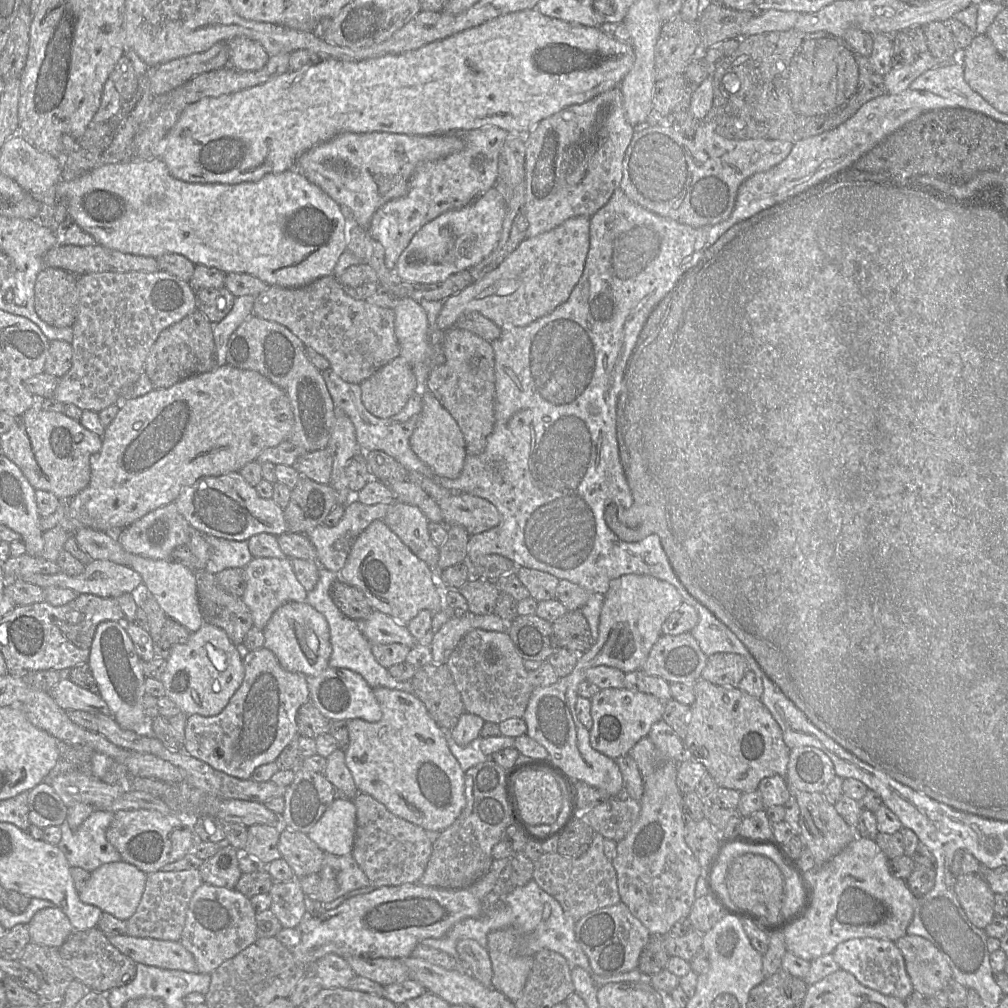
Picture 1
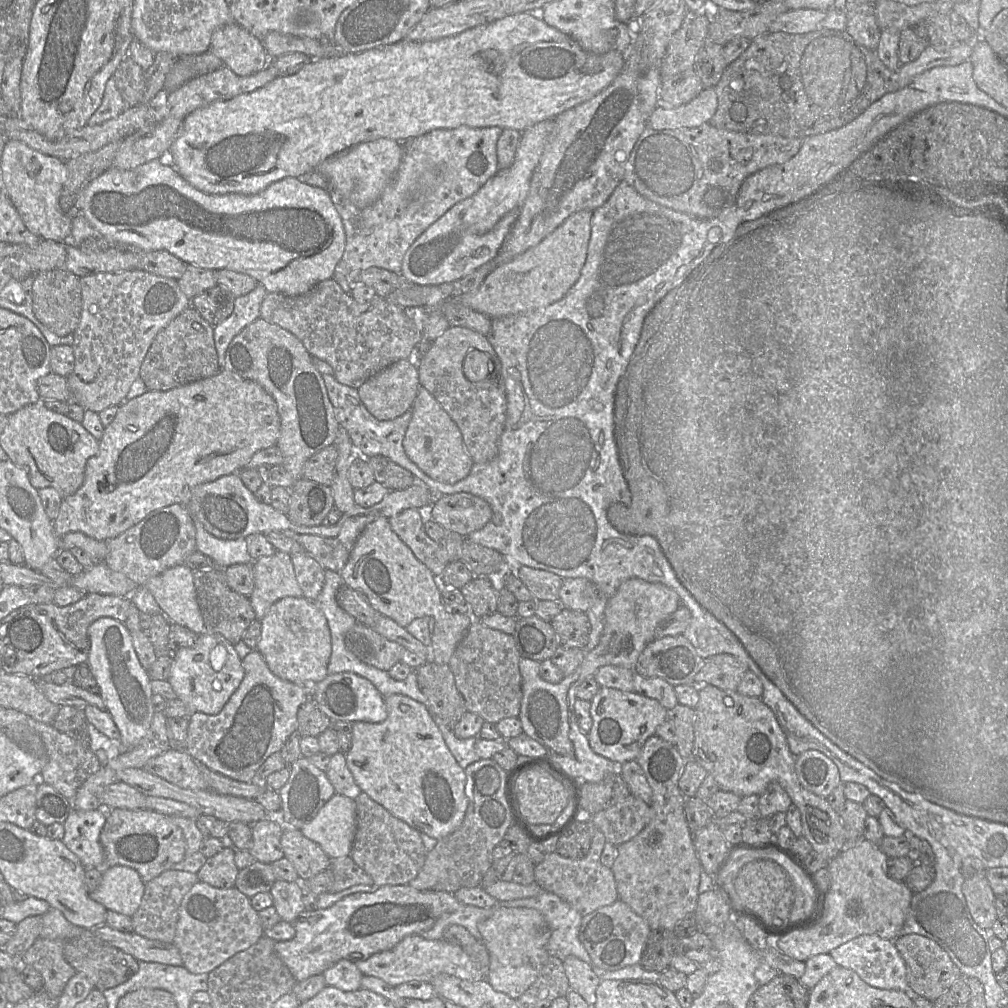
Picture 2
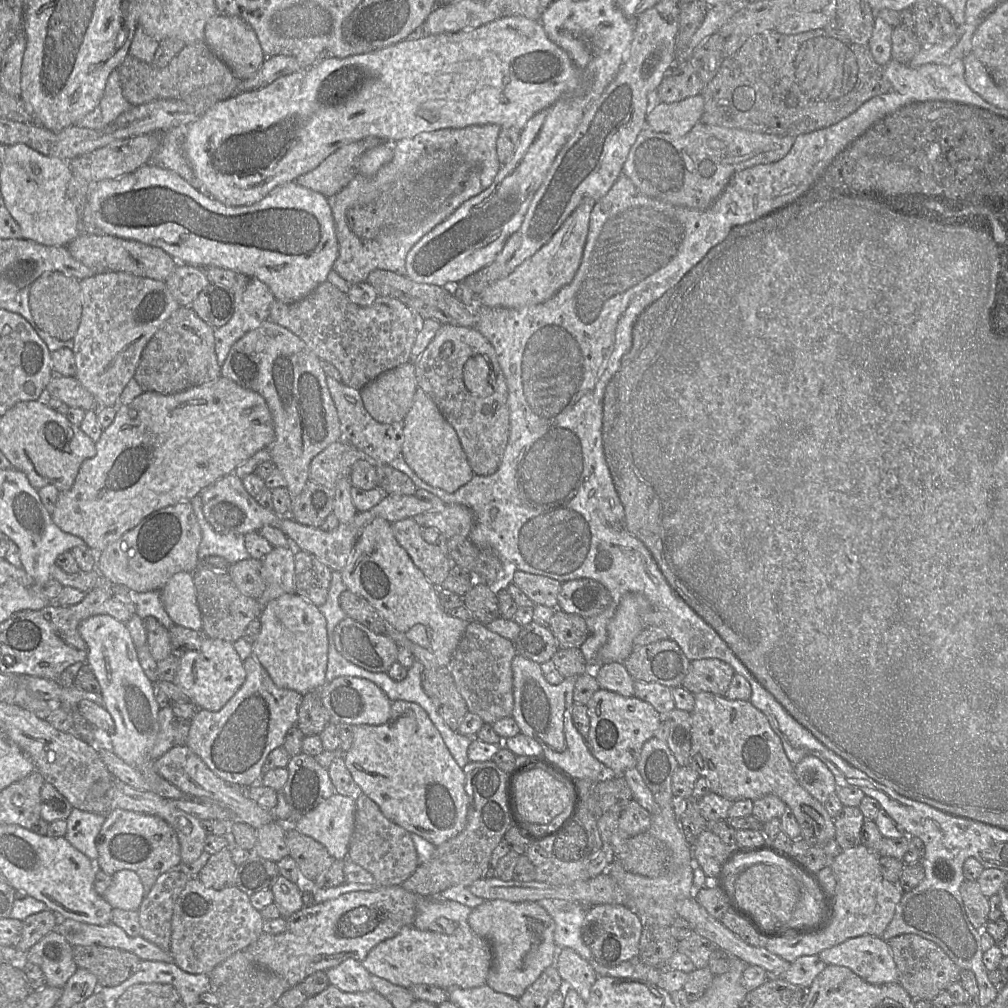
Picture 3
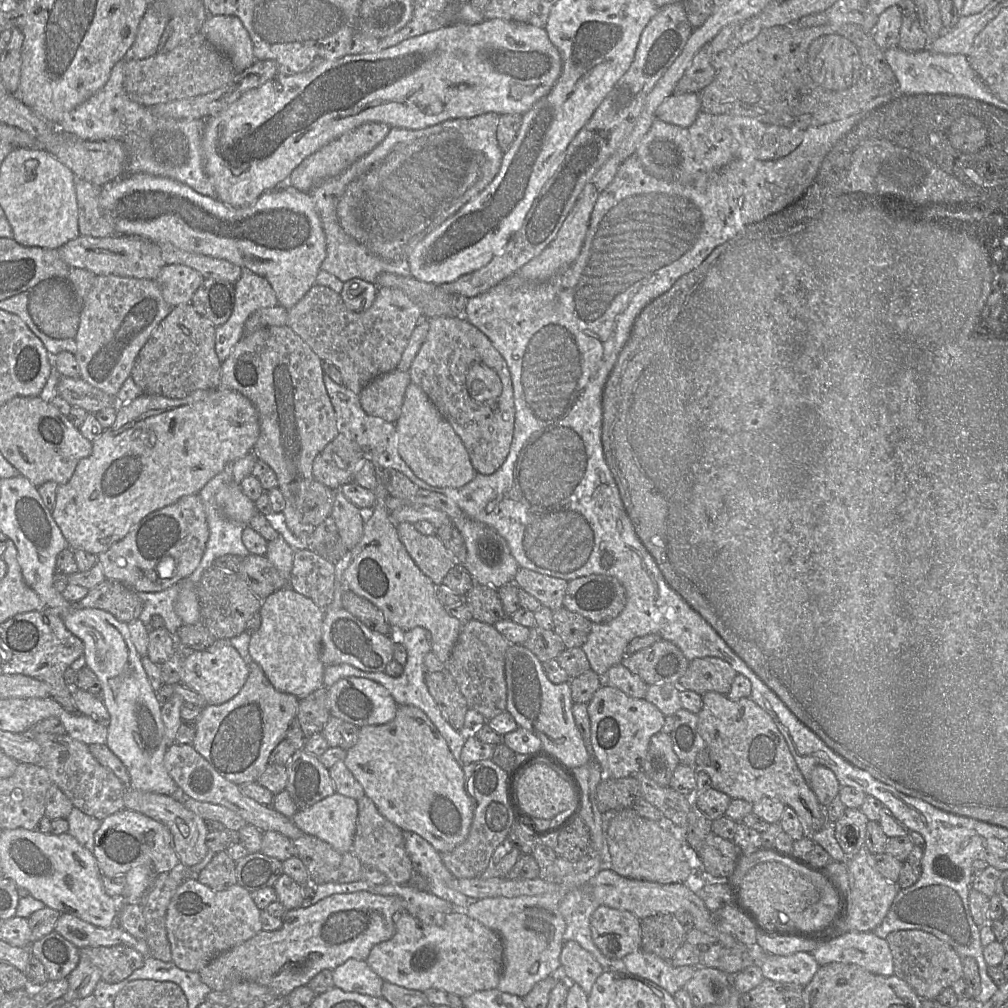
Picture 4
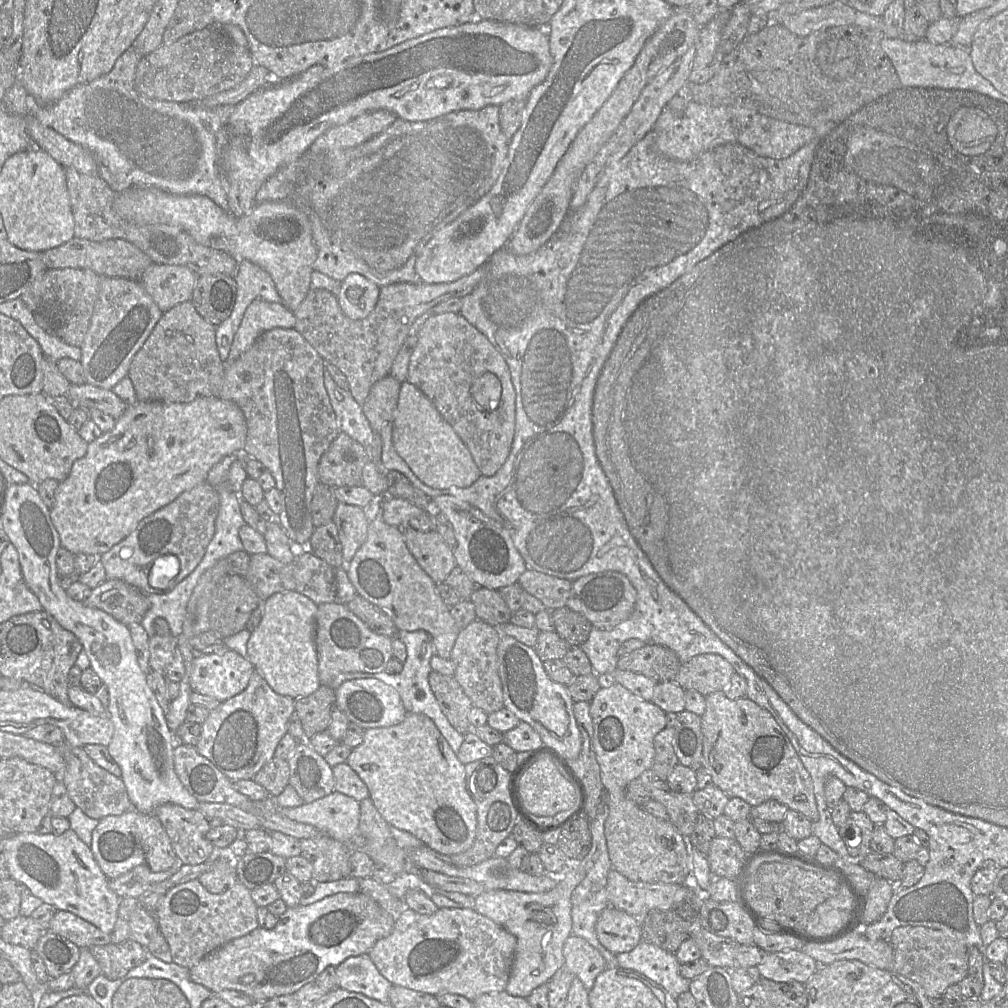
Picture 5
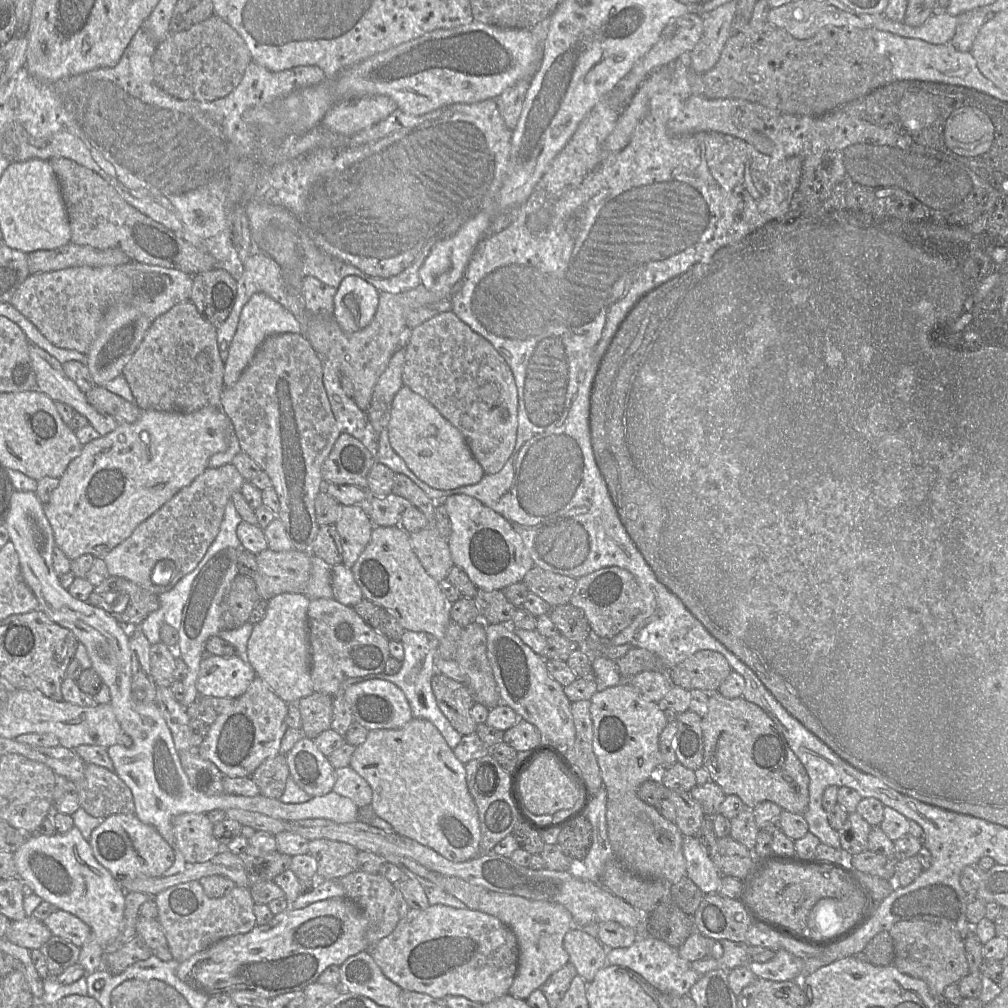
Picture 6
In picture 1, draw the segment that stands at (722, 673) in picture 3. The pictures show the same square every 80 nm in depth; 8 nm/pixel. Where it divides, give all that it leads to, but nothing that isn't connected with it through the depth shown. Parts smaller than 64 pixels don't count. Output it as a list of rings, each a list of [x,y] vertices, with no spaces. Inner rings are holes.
[[[715,653],[708,656],[700,678],[715,685],[738,687],[748,671],[745,658],[736,653]]]

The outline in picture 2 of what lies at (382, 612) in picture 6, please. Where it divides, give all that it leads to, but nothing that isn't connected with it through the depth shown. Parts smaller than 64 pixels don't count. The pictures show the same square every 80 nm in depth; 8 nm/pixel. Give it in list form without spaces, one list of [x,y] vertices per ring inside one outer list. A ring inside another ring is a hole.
[[[343,584],[337,591],[336,600],[338,605],[354,617],[358,624],[372,628],[378,621],[380,614],[360,591]]]

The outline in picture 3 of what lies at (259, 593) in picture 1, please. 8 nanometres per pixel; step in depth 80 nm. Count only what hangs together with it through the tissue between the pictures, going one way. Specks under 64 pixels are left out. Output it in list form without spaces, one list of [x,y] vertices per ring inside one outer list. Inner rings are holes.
[[[293,546],[273,548],[261,560],[265,590],[258,602],[262,607],[284,594],[296,592],[295,551]]]

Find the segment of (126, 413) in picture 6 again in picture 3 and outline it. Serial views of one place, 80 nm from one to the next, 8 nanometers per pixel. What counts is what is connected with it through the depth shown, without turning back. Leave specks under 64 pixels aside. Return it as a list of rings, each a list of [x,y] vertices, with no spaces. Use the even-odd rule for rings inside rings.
[[[53,375],[44,389],[48,398],[55,398],[68,407],[89,411],[97,409],[96,400],[75,377]]]

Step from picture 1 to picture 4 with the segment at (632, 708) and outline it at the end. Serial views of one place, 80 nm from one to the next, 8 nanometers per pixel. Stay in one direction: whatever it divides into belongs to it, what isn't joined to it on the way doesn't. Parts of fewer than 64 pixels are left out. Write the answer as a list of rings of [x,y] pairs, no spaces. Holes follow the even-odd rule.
[[[602,685],[588,703],[591,742],[605,777],[626,778],[640,772],[652,736],[661,732],[664,714],[646,699],[633,698],[616,687]]]

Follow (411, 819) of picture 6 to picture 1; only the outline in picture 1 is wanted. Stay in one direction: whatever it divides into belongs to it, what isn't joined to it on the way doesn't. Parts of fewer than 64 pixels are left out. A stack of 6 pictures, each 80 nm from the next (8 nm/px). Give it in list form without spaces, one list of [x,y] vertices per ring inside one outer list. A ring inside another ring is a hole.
[[[378,687],[374,695],[382,718],[378,722],[362,719],[348,721],[349,745],[345,751],[346,765],[360,793],[372,796],[394,815],[424,830],[442,832],[460,815],[466,805],[465,772],[450,751],[443,730],[431,717],[424,703],[413,693]]]

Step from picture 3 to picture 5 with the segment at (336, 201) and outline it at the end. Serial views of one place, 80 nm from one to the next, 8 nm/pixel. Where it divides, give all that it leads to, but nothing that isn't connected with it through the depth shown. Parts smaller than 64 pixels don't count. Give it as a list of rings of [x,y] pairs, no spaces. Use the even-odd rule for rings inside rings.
[[[488,105],[479,110],[450,112],[426,122],[396,118],[388,128],[353,151],[311,159],[295,182],[293,195],[285,200],[304,212],[311,224],[317,249],[313,270],[340,282],[349,274],[358,273],[379,287],[421,282],[415,270],[418,255],[413,254],[420,239],[429,231],[434,234],[451,223],[488,193],[503,169],[510,140],[501,130],[499,110],[498,105]],[[318,168],[324,173],[336,173],[336,179],[345,176],[348,182],[331,206],[334,232],[302,198],[304,186]]]

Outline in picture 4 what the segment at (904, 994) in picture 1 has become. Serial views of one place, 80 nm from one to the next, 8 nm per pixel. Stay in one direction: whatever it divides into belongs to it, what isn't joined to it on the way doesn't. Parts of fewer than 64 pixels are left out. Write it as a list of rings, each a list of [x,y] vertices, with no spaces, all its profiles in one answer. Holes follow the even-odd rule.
[[[842,932],[838,937],[819,944],[811,955],[819,966],[830,963],[855,964],[873,974],[894,974],[889,945],[873,932]]]

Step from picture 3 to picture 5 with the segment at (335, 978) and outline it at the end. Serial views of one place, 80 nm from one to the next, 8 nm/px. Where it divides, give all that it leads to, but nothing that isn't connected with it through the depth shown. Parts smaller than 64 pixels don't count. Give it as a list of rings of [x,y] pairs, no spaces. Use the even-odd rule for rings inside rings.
[[[368,953],[345,959],[337,966],[336,973],[340,988],[390,1003],[389,992],[393,984],[380,973]]]

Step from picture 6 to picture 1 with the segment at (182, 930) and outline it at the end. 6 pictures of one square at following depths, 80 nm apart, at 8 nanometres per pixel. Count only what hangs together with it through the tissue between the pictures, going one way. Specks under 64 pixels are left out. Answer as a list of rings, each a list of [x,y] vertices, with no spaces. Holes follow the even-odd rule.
[[[203,883],[195,891],[188,905],[180,943],[193,955],[198,973],[211,974],[223,962],[233,958],[258,939],[256,914],[250,899],[236,889],[226,889]]]

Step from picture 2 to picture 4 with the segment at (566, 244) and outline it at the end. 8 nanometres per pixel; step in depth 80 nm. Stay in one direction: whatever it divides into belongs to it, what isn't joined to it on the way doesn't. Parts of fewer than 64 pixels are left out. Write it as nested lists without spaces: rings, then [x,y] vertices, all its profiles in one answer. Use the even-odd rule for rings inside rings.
[[[593,180],[588,182],[579,195],[574,207],[565,219],[556,237],[539,255],[523,265],[517,272],[518,275],[532,282],[545,282],[572,265],[577,259],[588,230],[593,207],[599,196],[599,190]]]

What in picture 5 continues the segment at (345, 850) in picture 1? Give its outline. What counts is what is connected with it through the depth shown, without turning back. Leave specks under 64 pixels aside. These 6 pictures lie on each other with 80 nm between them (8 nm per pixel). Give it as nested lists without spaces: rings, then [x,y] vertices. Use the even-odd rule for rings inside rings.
[[[335,790],[327,796],[324,796],[310,803],[304,803],[297,807],[280,806],[275,801],[274,797],[269,797],[261,801],[254,801],[254,803],[261,810],[276,812],[287,818],[290,818],[291,820],[313,825],[323,834],[326,834],[343,844],[349,843],[351,838],[356,833],[358,833],[360,820],[359,802],[351,796],[337,792]]]

